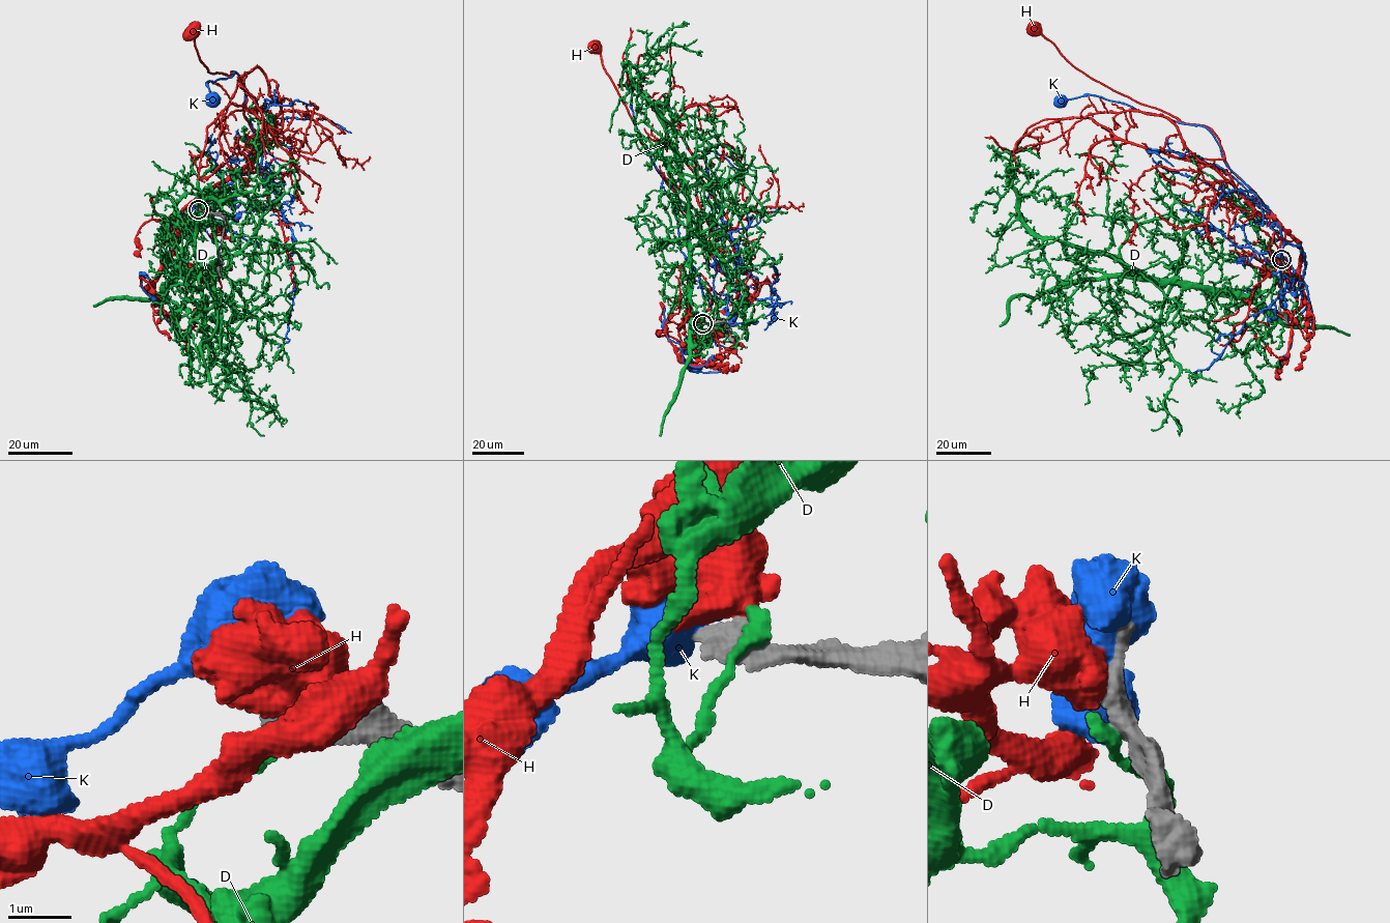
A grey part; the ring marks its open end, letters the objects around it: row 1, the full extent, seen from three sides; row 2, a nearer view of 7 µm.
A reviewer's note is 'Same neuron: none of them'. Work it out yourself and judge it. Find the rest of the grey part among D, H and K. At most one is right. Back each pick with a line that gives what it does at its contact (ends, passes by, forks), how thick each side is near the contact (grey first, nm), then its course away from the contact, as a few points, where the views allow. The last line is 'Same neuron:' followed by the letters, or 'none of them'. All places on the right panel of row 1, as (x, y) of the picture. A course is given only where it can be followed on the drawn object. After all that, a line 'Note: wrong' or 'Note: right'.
Same neuron: none of them
Note: right

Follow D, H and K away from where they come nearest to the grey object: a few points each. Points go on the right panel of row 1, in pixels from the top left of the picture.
D: (1281, 260), (1254, 296), (1140, 281), (1101, 253), (1039, 238), (1009, 181), (1021, 166), (1020, 194)
H: (1280, 259), (1274, 259), (1296, 275), (1300, 242), (1229, 168), (1209, 127), (1093, 80), (1035, 32)
K: (1281, 257), (1303, 275), (1301, 249), (1283, 240), (1278, 223), (1224, 163), (1205, 126), (1091, 94), (1061, 101)

